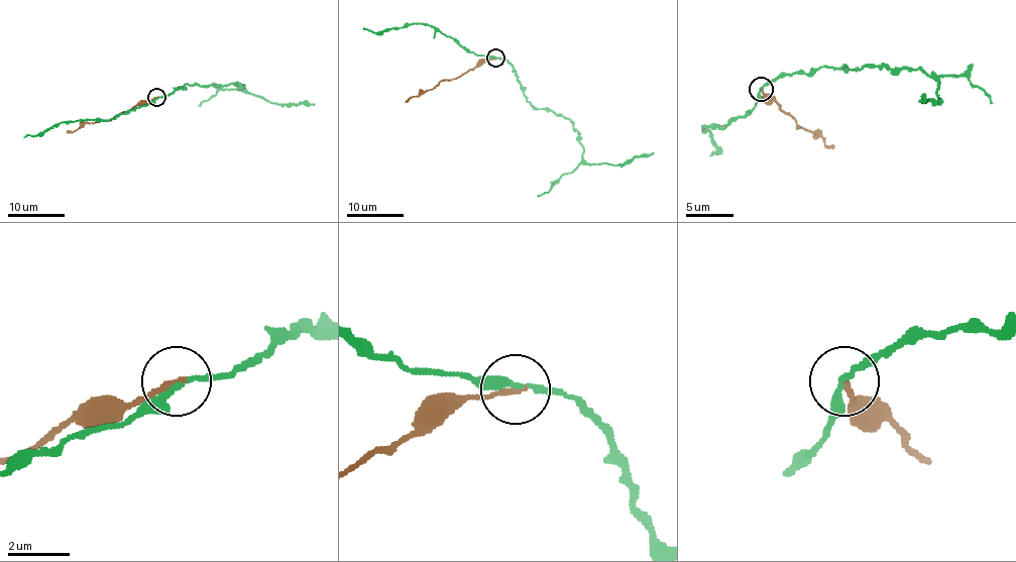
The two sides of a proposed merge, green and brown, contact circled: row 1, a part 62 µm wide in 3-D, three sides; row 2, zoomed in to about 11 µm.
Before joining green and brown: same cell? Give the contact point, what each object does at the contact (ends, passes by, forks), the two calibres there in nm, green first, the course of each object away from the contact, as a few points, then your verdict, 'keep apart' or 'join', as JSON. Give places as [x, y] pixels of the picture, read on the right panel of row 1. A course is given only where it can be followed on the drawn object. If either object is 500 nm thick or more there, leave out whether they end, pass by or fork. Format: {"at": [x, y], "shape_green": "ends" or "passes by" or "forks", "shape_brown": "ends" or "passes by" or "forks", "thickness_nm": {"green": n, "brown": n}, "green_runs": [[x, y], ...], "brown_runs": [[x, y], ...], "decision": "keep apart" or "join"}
{"at": [761, 89], "shape_green": "passes by", "shape_brown": "ends", "thickness_nm": {"green": 200, "brown": 200}, "green_runs": [[759, 91], [785, 74], [813, 74], [820, 67], [922, 70], [936, 81], [941, 100], [920, 102]], "brown_runs": [[762, 88], [764, 95], [787, 112], [797, 126], [815, 131], [825, 145], [834, 147]], "decision": "keep apart"}

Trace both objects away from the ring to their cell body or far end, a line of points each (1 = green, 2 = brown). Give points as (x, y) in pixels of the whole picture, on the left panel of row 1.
1: (156, 98), (186, 84), (239, 84), (245, 86), (247, 93), (275, 104), (314, 105)
2: (156, 97), (111, 119), (84, 122), (74, 130), (66, 132)

